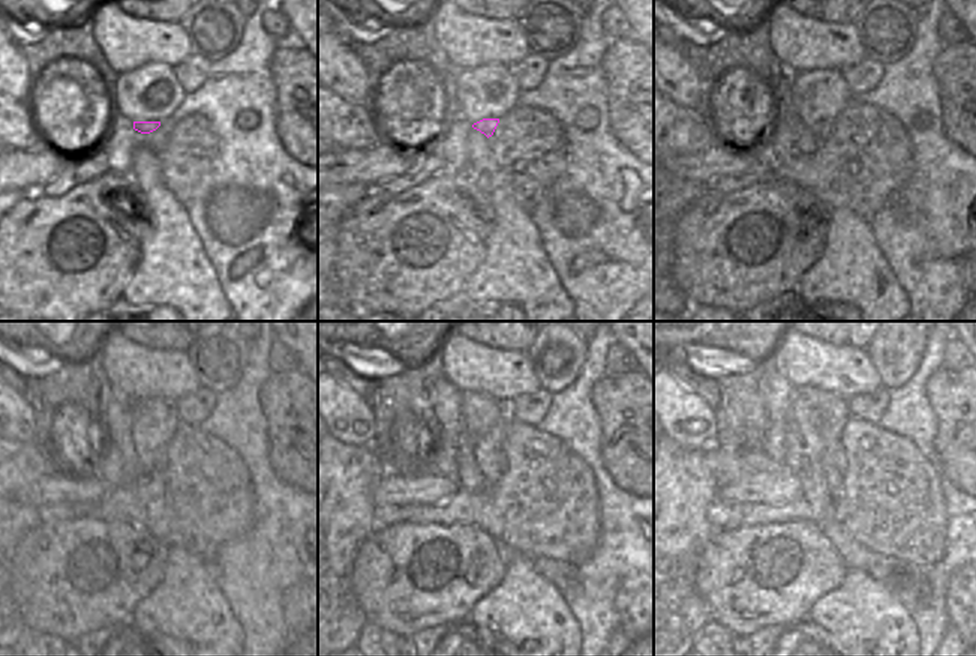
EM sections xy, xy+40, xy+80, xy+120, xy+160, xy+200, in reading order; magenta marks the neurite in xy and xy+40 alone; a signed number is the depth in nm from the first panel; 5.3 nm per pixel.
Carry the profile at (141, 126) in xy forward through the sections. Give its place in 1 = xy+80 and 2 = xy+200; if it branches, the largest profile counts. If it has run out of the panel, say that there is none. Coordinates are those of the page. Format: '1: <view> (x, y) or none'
1: xy+80 (823, 129)
2: xy+200 (835, 451)

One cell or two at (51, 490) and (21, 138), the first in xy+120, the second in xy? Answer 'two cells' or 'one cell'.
two cells

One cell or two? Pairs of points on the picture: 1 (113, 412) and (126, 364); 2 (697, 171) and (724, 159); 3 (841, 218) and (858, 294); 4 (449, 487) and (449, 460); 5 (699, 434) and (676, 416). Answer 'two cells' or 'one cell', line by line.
1: two cells
2: one cell
3: one cell
4: two cells
5: one cell

